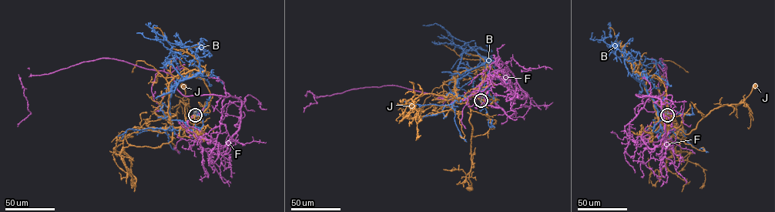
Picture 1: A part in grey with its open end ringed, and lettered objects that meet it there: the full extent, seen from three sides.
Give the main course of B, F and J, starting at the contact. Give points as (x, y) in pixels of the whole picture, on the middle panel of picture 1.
B: (481, 101), (471, 95), (457, 95), (455, 85), (472, 68), (481, 65), (485, 58), (439, 25), (422, 25)
F: (481, 101), (493, 75), (527, 94), (495, 69), (463, 100), (386, 85), (307, 92), (303, 112)
J: (481, 101), (481, 92), (467, 99), (470, 109), (469, 122), (472, 128), (470, 189)

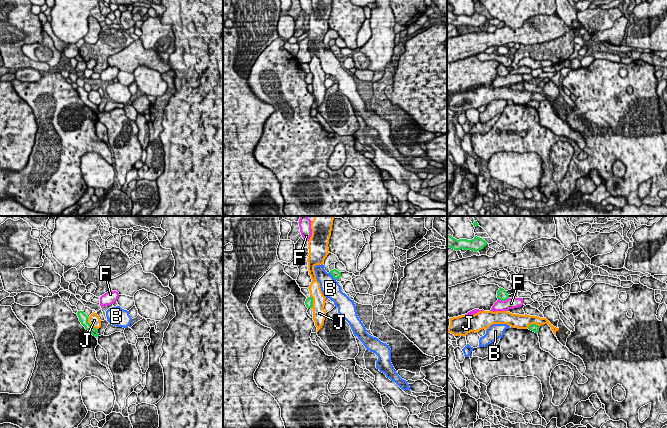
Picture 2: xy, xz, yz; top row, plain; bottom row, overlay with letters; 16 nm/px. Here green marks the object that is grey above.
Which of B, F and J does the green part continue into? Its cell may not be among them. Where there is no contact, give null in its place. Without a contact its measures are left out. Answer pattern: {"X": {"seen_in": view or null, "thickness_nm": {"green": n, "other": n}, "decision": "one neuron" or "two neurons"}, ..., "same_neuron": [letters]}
{"B": {"seen_in": "xz", "thickness_nm": {"green": 140, "other": 300}, "decision": "two neurons"}, "F": {"seen_in": "yz", "thickness_nm": {"green": 160, "other": 190}, "decision": "two neurons"}, "J": {"seen_in": "xy", "thickness_nm": {"green": 160, "other": 190}, "decision": "two neurons"}, "same_neuron": []}

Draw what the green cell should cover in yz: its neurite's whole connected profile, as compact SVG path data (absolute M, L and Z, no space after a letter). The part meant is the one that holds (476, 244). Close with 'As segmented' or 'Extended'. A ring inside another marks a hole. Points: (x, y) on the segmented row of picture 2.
M447 235L447 247L454 250L471 250L477 252L483 249L487 245L487 242L480 237L475 236L472 240L467 239L455 239L451 235Z. As segmented

